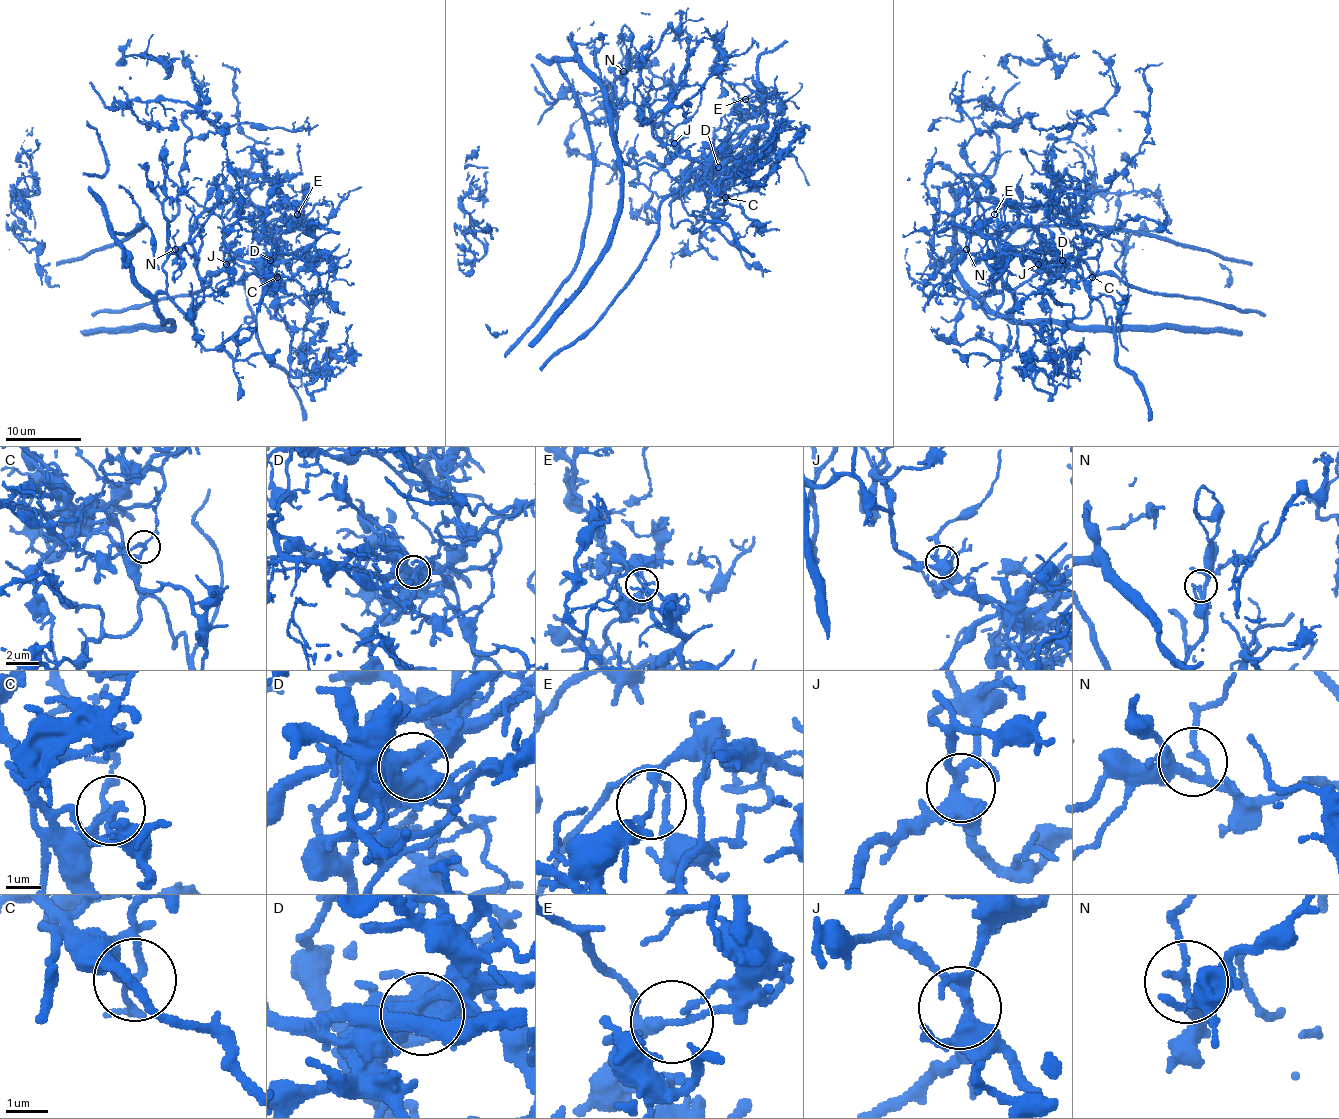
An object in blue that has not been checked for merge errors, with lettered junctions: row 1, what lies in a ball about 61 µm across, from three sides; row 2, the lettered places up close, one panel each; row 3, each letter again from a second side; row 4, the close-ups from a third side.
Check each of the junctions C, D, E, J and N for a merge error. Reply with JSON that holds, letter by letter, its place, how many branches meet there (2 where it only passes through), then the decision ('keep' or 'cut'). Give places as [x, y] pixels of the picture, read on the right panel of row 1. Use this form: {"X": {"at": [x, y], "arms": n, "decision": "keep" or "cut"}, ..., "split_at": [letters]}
{"C": {"at": [1092, 277], "arms": 2, "decision": "cut"}, "D": {"at": [1062, 260], "arms": 6, "decision": "cut"}, "E": {"at": [994, 214], "arms": 3, "decision": "cut"}, "J": {"at": [1038, 264], "arms": 7, "decision": "keep"}, "N": {"at": [966, 249], "arms": 3, "decision": "keep"}, "split_at": ["C", "D", "E"]}

